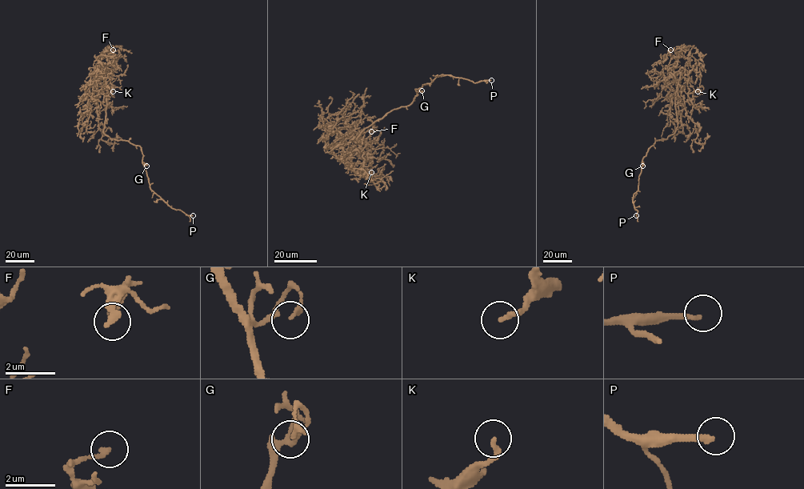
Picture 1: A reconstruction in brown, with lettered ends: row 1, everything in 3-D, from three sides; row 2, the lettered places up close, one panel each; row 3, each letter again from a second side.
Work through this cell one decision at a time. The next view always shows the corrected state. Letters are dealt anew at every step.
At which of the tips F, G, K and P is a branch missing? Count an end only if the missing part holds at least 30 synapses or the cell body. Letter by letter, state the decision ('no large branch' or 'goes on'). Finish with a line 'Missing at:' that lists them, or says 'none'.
F: no large branch
G: no large branch
K: no large branch
P: goes on
Missing at: P

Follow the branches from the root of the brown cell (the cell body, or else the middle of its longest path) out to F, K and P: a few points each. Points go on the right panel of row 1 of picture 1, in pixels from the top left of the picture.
F: (677, 119), (675, 98), (678, 86), (669, 68), (671, 57), (668, 50), (670, 50)
K: (677, 119), (675, 98), (678, 86), (674, 74), (678, 71), (689, 90), (693, 92), (698, 88), (698, 91)
P: (677, 119), (676, 130), (666, 139), (655, 141), (642, 158), (638, 189), (633, 199), (638, 210), (636, 215)

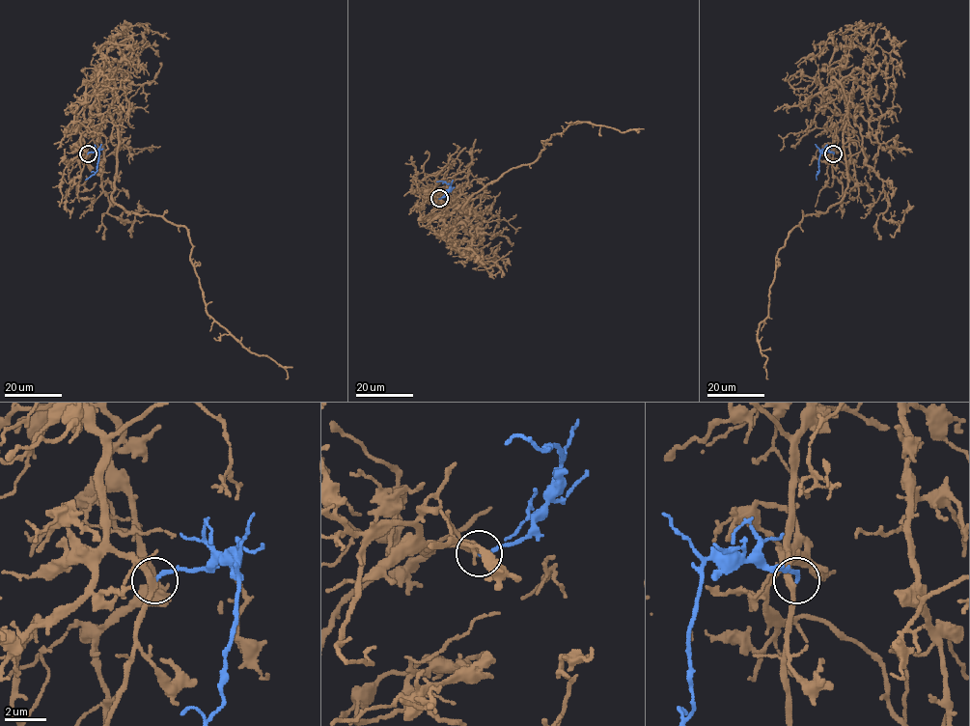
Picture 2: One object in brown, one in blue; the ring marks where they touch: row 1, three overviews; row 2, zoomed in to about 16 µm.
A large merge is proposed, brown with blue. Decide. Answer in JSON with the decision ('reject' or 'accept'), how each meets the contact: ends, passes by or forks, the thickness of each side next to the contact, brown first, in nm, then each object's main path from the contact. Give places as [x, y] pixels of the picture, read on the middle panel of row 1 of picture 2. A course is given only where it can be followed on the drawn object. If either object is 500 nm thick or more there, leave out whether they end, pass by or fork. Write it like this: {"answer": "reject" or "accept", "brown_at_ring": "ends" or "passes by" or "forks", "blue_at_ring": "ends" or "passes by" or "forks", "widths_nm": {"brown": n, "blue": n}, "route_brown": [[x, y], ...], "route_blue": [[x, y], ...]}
{"answer": "accept", "brown_at_ring": "passes by", "blue_at_ring": "ends", "widths_nm": {"brown": 280, "blue": 190}, "route_brown": [[438, 198], [429, 197], [456, 196], [466, 212], [469, 198], [532, 163], [541, 141], [571, 124], [637, 132]], "route_blue": [[438, 198], [446, 195], [450, 185], [444, 181], [436, 181]]}

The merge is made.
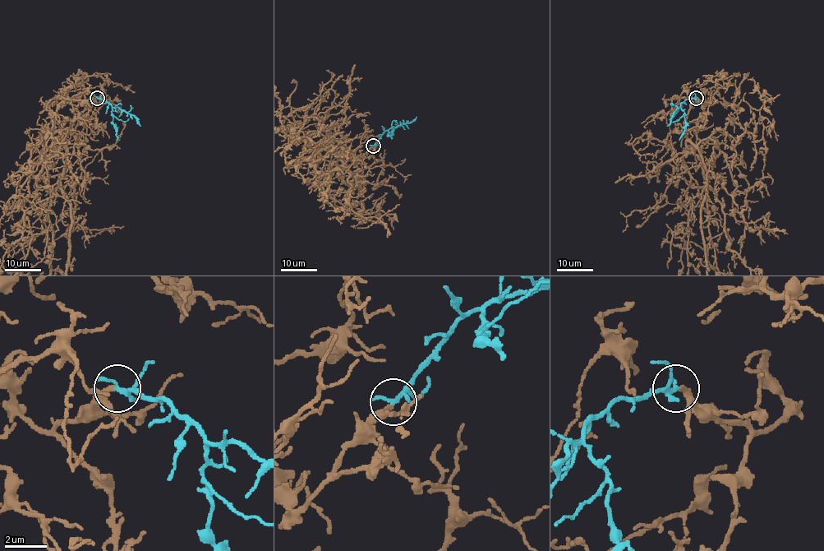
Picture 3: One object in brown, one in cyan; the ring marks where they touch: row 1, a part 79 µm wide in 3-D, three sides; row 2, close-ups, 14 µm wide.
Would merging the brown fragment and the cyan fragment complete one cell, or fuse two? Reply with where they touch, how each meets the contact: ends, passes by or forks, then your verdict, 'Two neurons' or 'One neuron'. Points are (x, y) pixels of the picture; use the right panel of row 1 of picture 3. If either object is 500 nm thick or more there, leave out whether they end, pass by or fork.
Place: (696, 98). At the ring brown ends. At the ring cyan forks. One neuron

